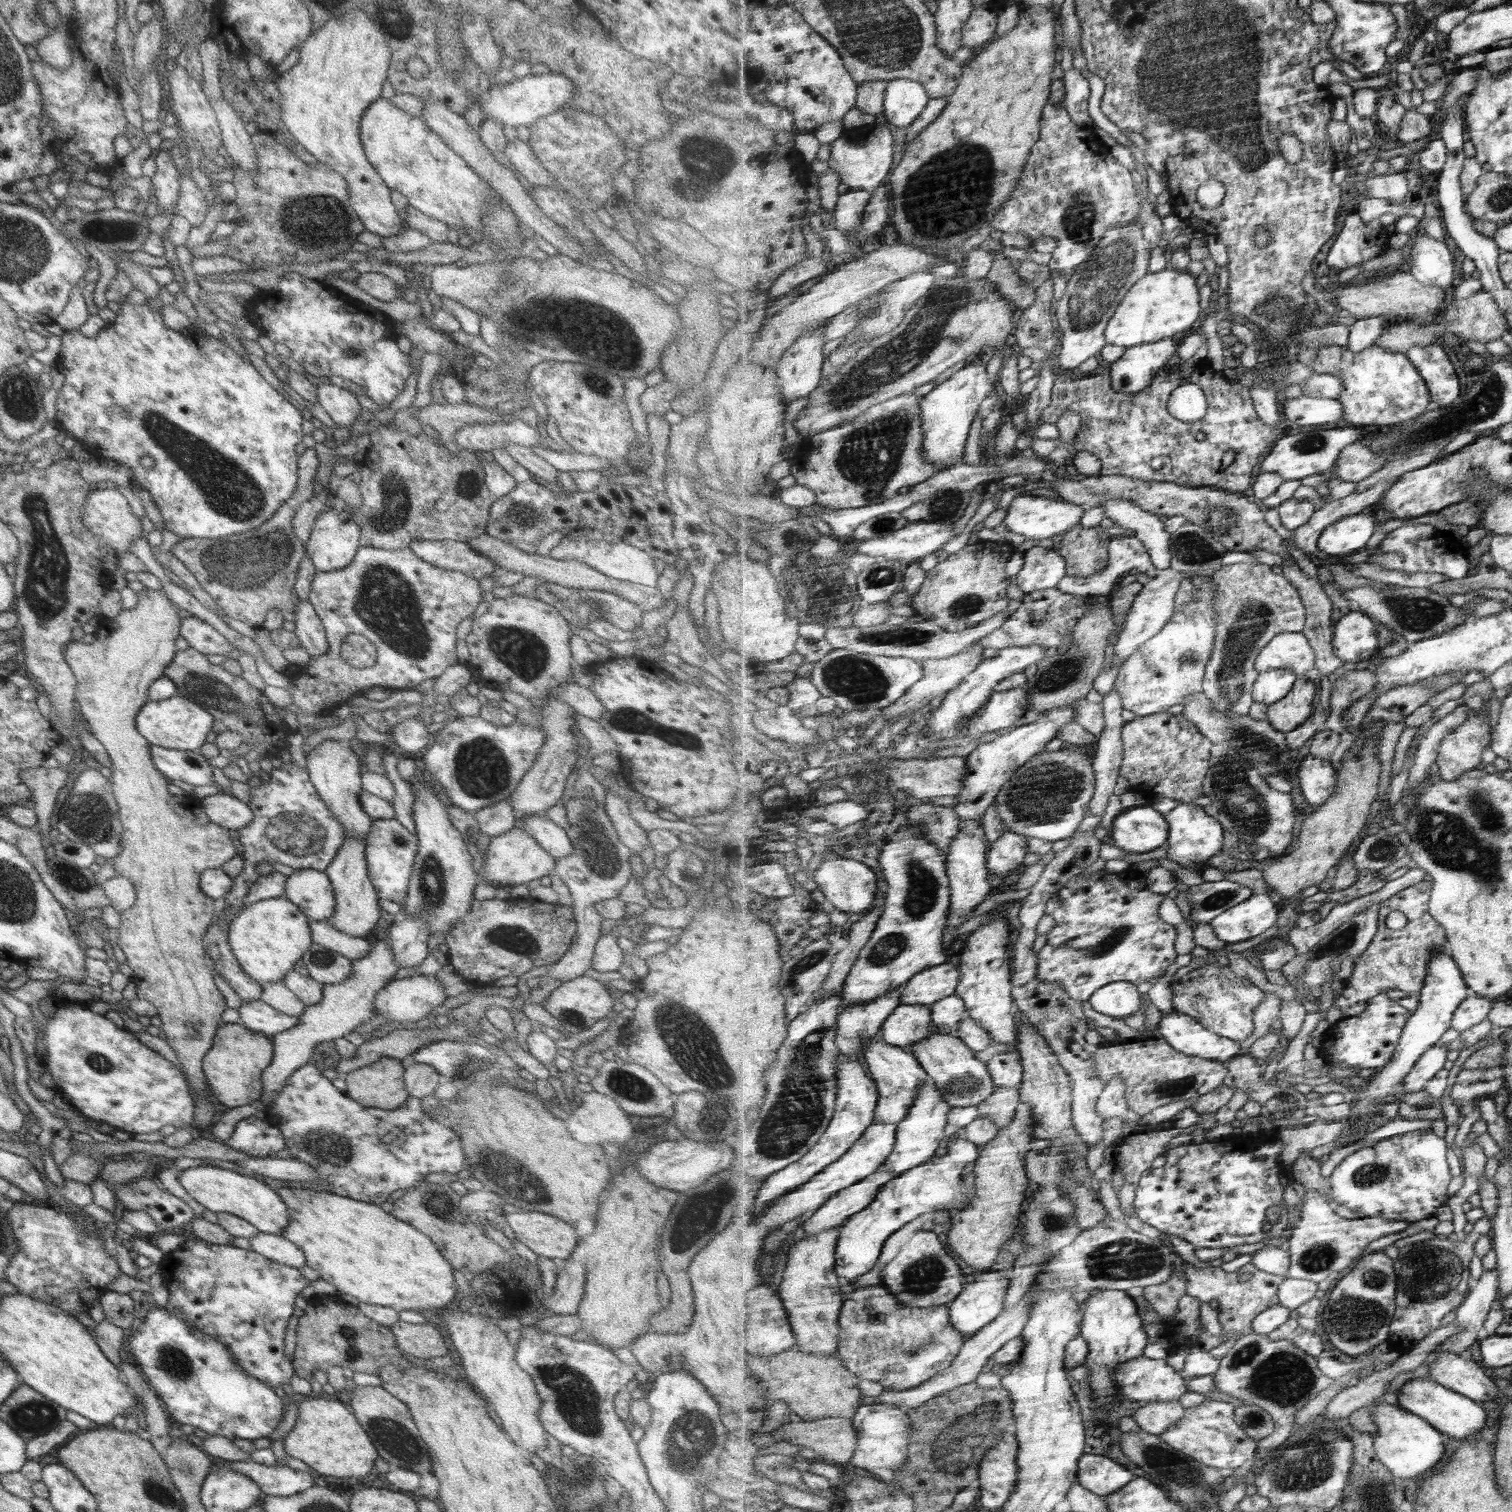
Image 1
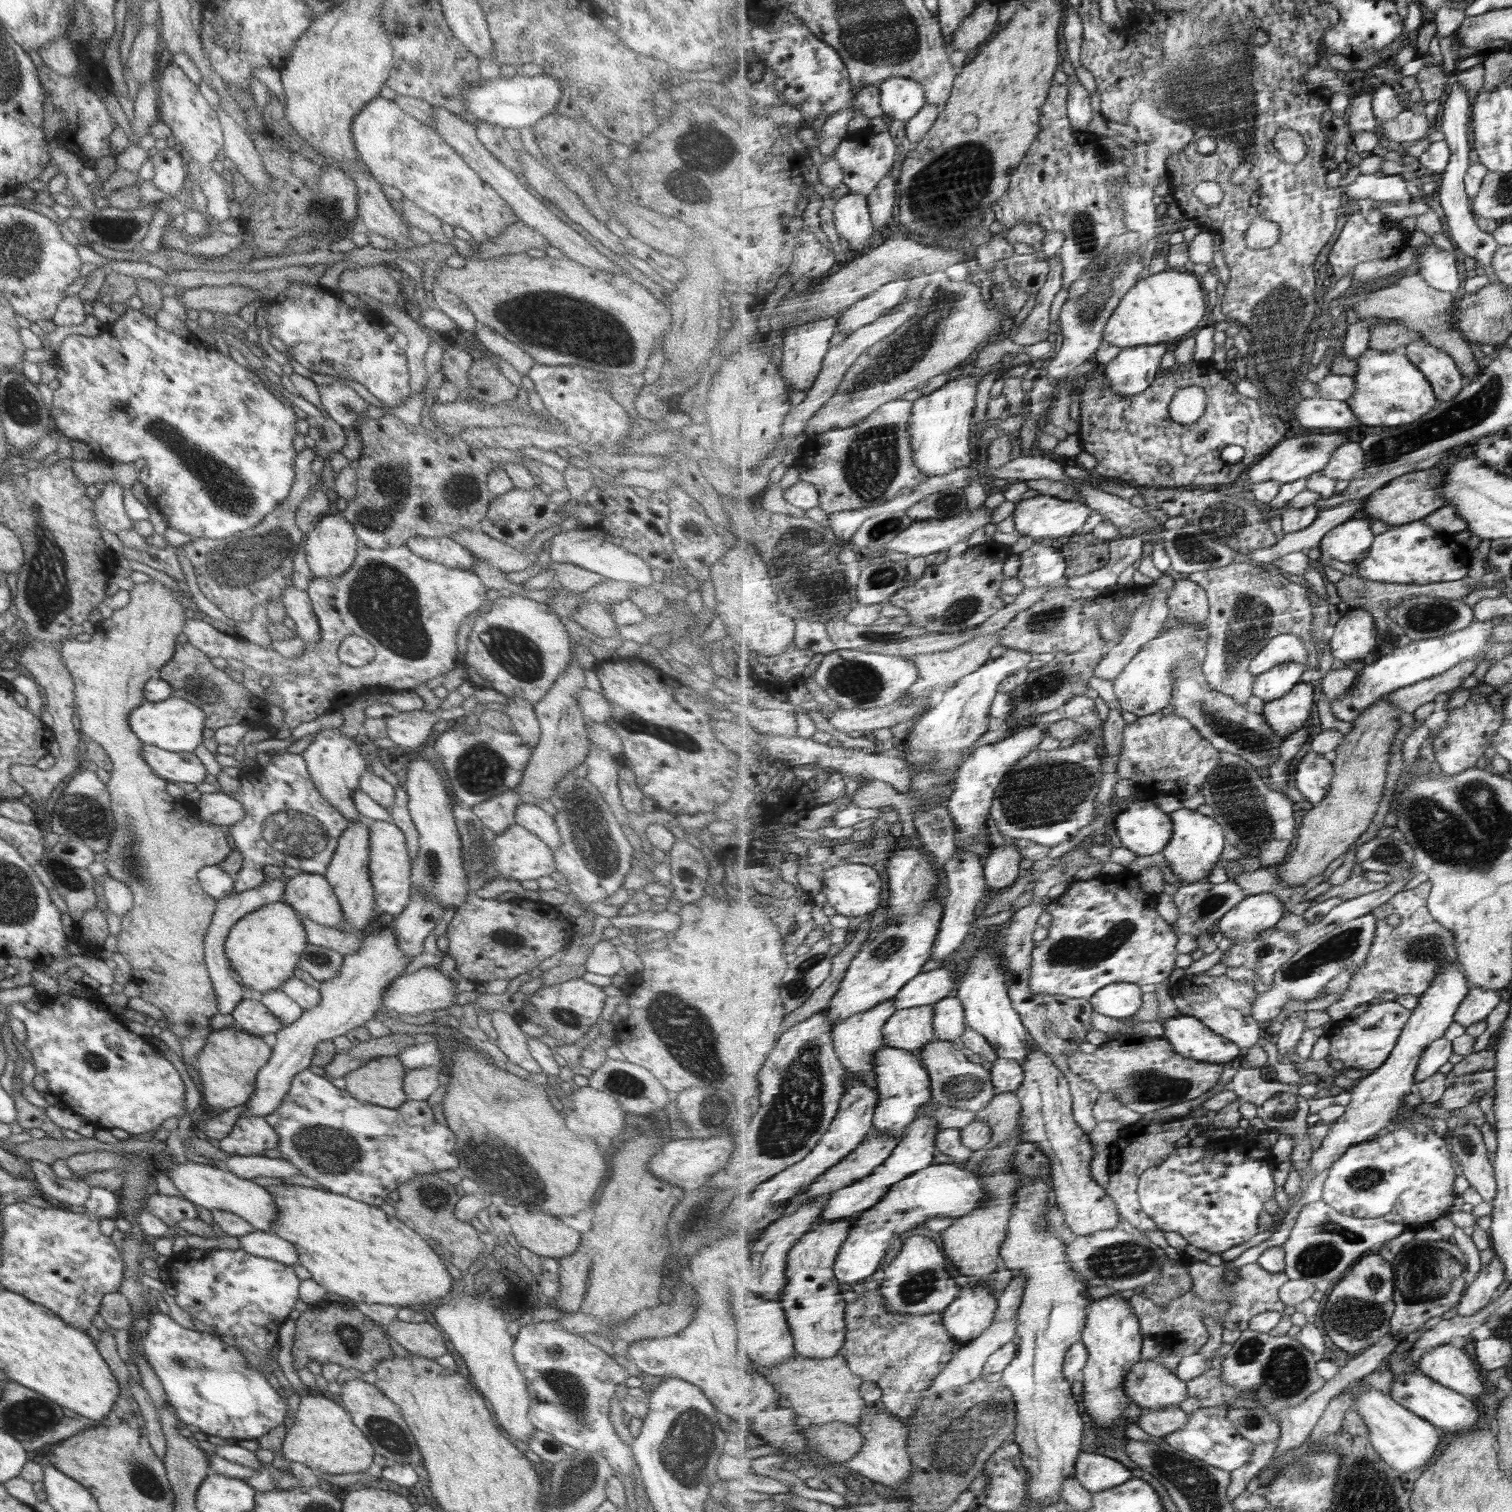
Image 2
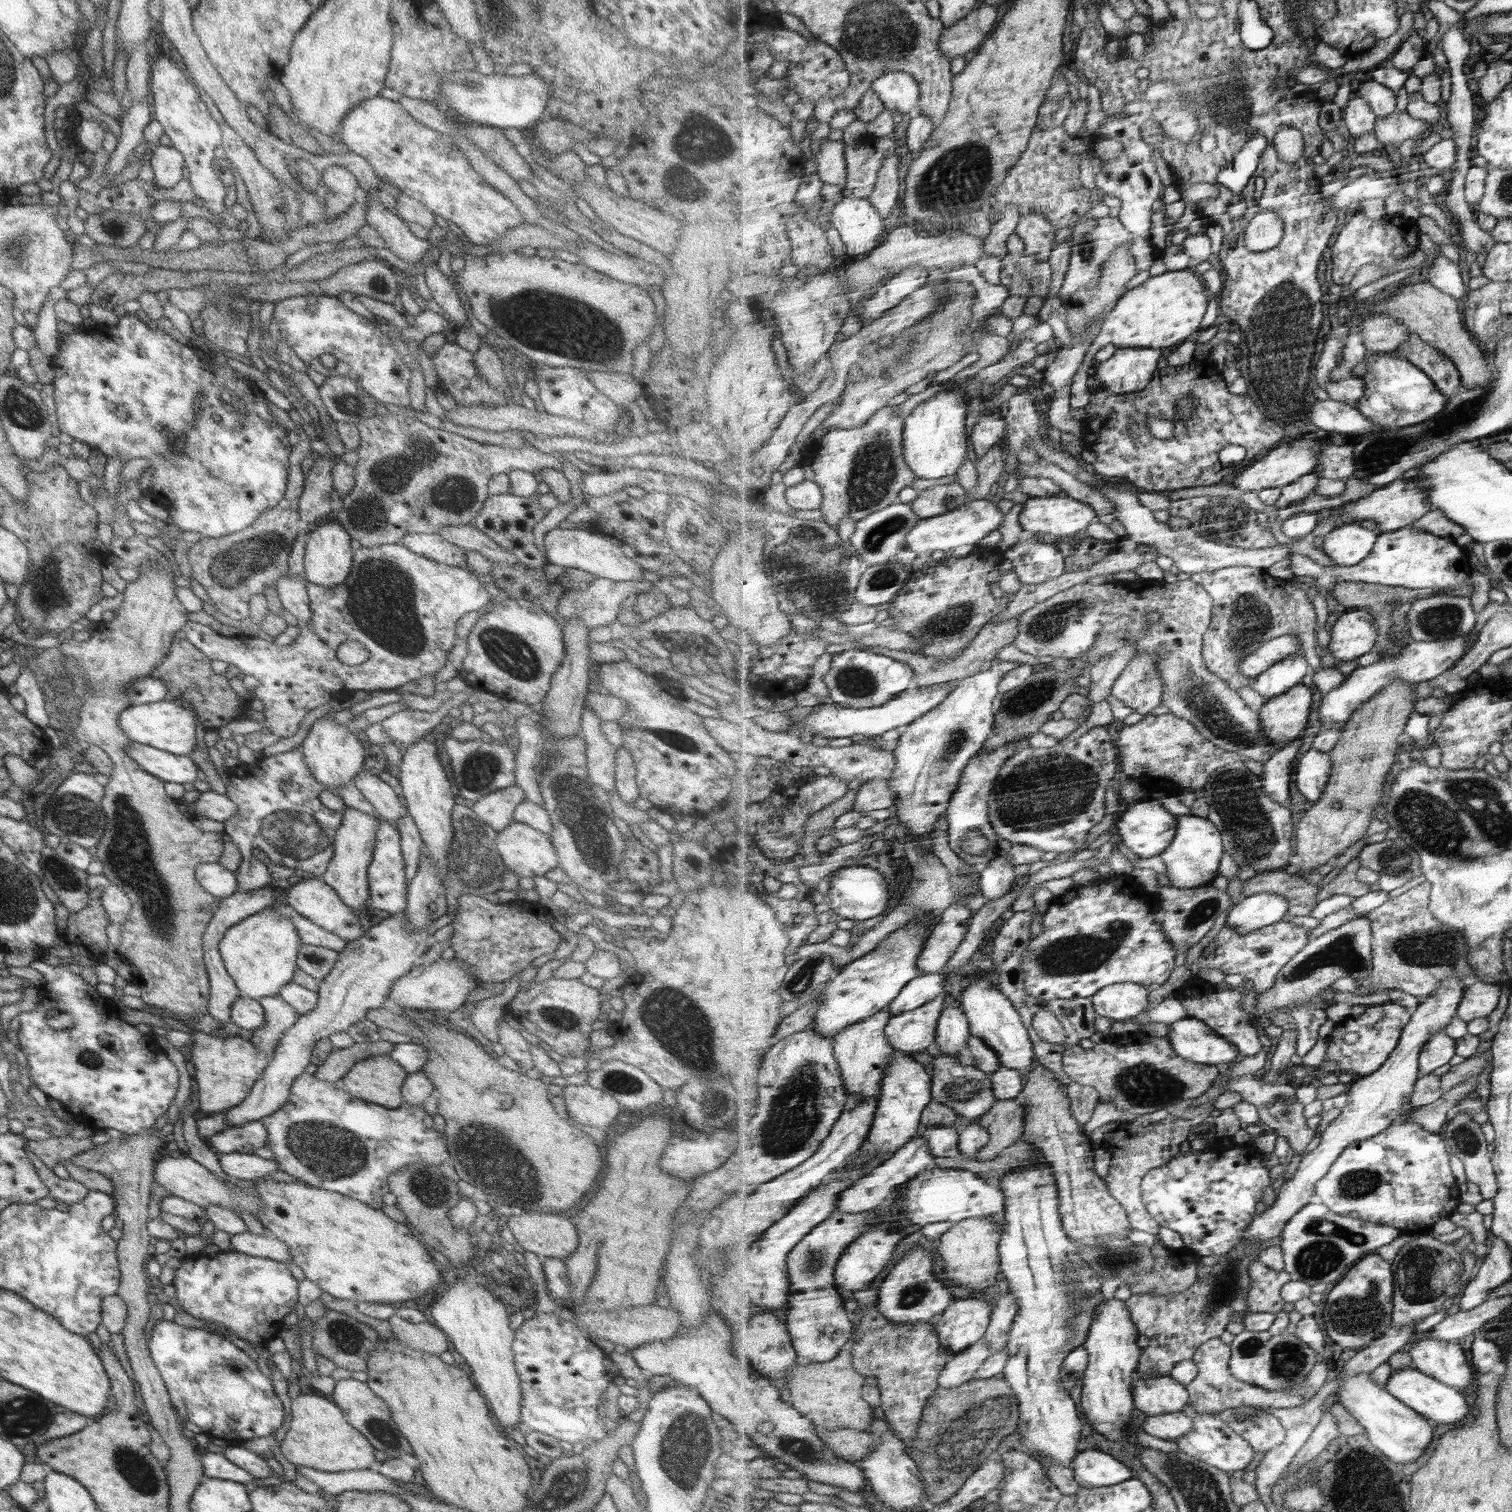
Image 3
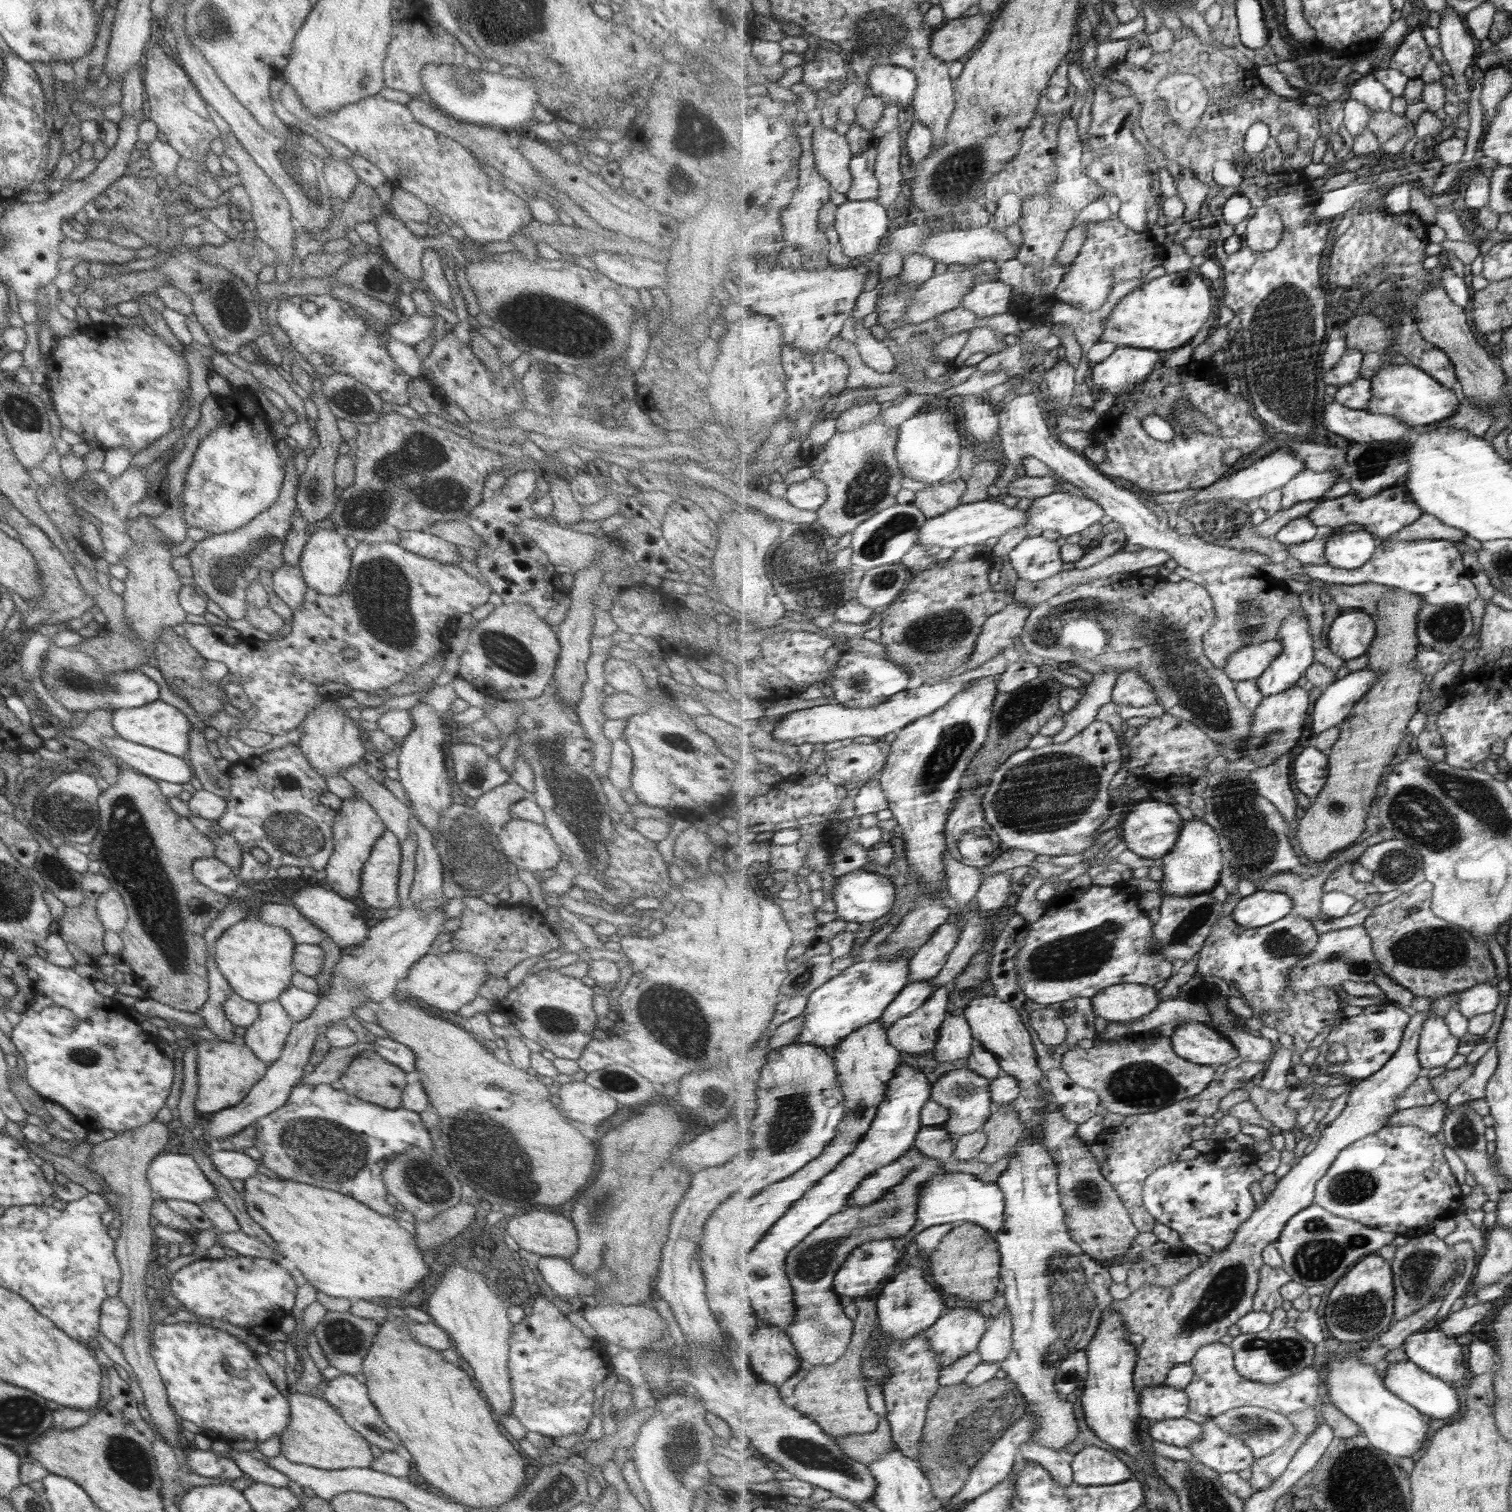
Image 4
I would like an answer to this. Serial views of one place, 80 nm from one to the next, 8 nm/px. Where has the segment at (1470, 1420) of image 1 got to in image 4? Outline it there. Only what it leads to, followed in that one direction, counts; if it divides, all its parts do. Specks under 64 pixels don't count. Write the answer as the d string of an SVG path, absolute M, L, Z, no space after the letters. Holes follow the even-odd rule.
M1409 1359L1407 1361L1390 1364L1384 1380L1387 1388L1389 1388L1391 1392L1402 1397L1402 1399L1406 1400L1411 1406L1418 1408L1423 1414L1427 1414L1427 1416L1431 1416L1431 1418L1445 1420L1445 1418L1453 1418L1453 1416L1457 1416L1457 1414L1461 1412L1461 1400L1459 1400L1457 1390L1447 1384L1446 1381L1427 1372L1426 1369L1419 1368L1418 1364L1415 1364Z

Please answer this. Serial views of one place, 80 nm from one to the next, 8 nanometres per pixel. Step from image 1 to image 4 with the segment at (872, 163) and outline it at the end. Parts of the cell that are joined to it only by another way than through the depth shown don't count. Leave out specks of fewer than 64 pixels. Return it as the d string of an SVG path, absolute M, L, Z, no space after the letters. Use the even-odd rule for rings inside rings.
M877 141L869 150L863 154L855 153L850 163L850 170L854 177L854 184L851 190L847 192L848 201L878 201L879 188L881 188L879 180L876 176L876 160L877 160Z

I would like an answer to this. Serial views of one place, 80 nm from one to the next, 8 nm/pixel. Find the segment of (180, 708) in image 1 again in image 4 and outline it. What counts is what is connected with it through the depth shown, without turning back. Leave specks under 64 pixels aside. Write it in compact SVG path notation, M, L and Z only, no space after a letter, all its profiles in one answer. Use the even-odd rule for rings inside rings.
M154 701L150 704L140 705L137 708L114 710L110 723L116 732L116 736L127 740L127 742L154 748L181 758L187 752L188 732L190 731L189 720L179 710L165 704L165 702Z

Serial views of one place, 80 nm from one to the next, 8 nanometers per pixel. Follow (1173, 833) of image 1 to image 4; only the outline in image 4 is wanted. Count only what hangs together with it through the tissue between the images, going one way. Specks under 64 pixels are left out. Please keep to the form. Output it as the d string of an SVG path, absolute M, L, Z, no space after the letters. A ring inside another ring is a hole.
M1193 818L1184 822L1178 843L1162 860L1164 875L1159 883L1162 884L1165 893L1177 896L1195 896L1213 892L1214 888L1218 886L1219 880L1221 880L1221 870L1225 868L1226 862L1222 844L1220 843L1220 834L1203 818Z

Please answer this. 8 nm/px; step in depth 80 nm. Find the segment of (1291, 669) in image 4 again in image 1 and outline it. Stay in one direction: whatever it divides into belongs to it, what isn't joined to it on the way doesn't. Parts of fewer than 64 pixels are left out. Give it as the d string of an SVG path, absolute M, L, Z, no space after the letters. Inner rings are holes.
M1285 669L1261 673L1255 682L1254 700L1267 706L1279 703L1289 695L1297 680L1299 675Z

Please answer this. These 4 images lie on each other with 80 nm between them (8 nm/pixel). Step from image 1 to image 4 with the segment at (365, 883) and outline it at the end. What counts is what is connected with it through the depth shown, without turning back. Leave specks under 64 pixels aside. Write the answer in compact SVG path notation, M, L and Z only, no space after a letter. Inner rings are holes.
M358 795L342 800L341 806L335 810L332 820L332 853L329 855L324 872L324 884L333 892L351 900L360 894L360 872L367 860L371 847L384 831L384 824L373 812L373 809Z

